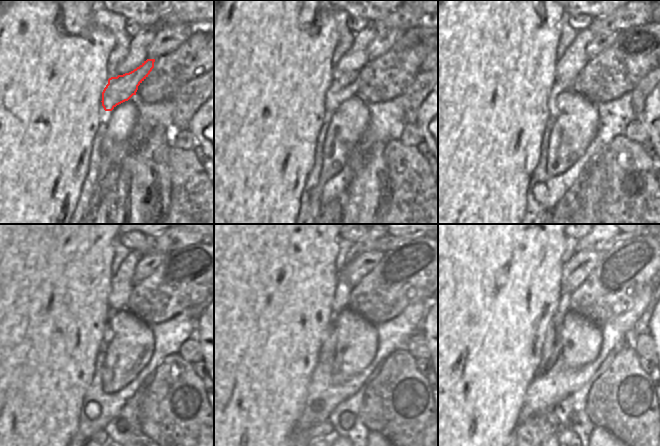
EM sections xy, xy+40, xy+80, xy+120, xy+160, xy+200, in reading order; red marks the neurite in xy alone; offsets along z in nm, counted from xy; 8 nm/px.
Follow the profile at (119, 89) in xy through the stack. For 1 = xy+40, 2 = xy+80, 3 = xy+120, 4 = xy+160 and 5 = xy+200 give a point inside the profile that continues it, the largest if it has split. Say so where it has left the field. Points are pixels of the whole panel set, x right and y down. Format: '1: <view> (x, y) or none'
1: xy+40 (342, 87)
2: xy+80 (559, 86)
3: xy+120 (111, 312)
4: xy+160 (329, 342)
5: xy+200 (551, 348)

